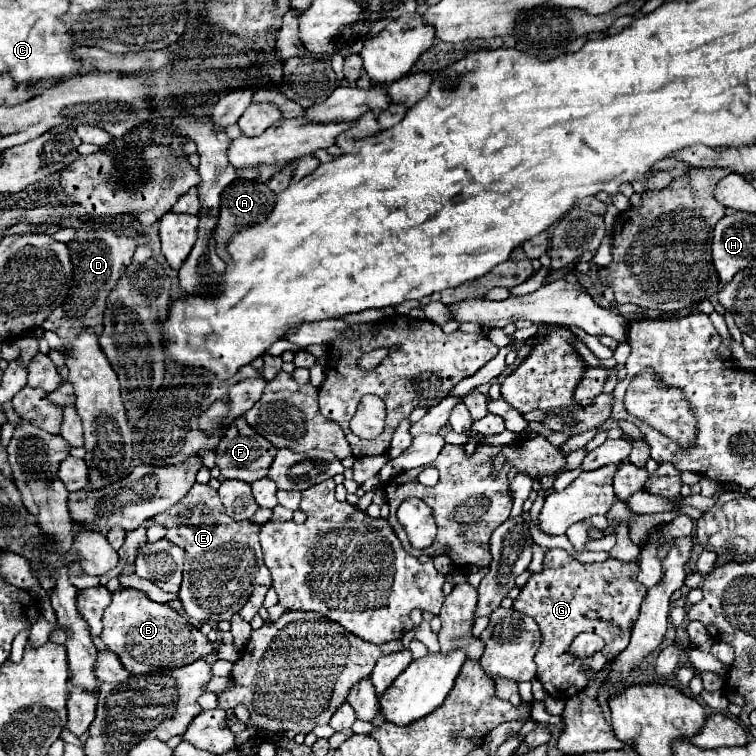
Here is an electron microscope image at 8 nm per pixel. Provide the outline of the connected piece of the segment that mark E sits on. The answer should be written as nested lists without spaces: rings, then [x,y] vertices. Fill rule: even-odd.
[[[195,483],[191,491],[169,509],[169,513],[173,519],[163,513],[161,523],[167,525],[165,539],[185,551],[179,599],[191,619],[209,625],[229,621],[247,603],[255,585],[271,585],[269,569],[261,557],[259,525],[227,517],[215,489]]]

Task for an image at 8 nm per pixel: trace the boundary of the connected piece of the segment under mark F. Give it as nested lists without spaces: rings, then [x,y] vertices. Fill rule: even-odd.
[[[241,417],[239,421],[235,421],[225,431],[215,453],[217,453],[215,463],[221,469],[221,475],[225,479],[239,479],[239,481],[245,481],[245,483],[253,483],[257,479],[267,477],[267,471],[269,471],[269,467],[271,467],[271,463],[277,455],[277,449],[271,443],[267,443],[267,439],[263,439],[253,427],[247,427],[245,417]]]

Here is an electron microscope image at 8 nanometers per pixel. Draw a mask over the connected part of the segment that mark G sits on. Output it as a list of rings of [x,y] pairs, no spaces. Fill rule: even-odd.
[[[551,549],[545,555],[543,571],[529,577],[527,585],[515,599],[513,609],[533,617],[539,625],[543,643],[535,655],[537,679],[553,699],[571,699],[585,689],[589,677],[581,671],[583,663],[589,671],[599,671],[629,645],[631,629],[647,595],[647,587],[635,585],[635,577],[635,563],[621,563],[619,559],[579,563],[563,549]],[[583,631],[593,631],[605,639],[603,651],[587,657],[585,661],[569,651],[571,641]]]

